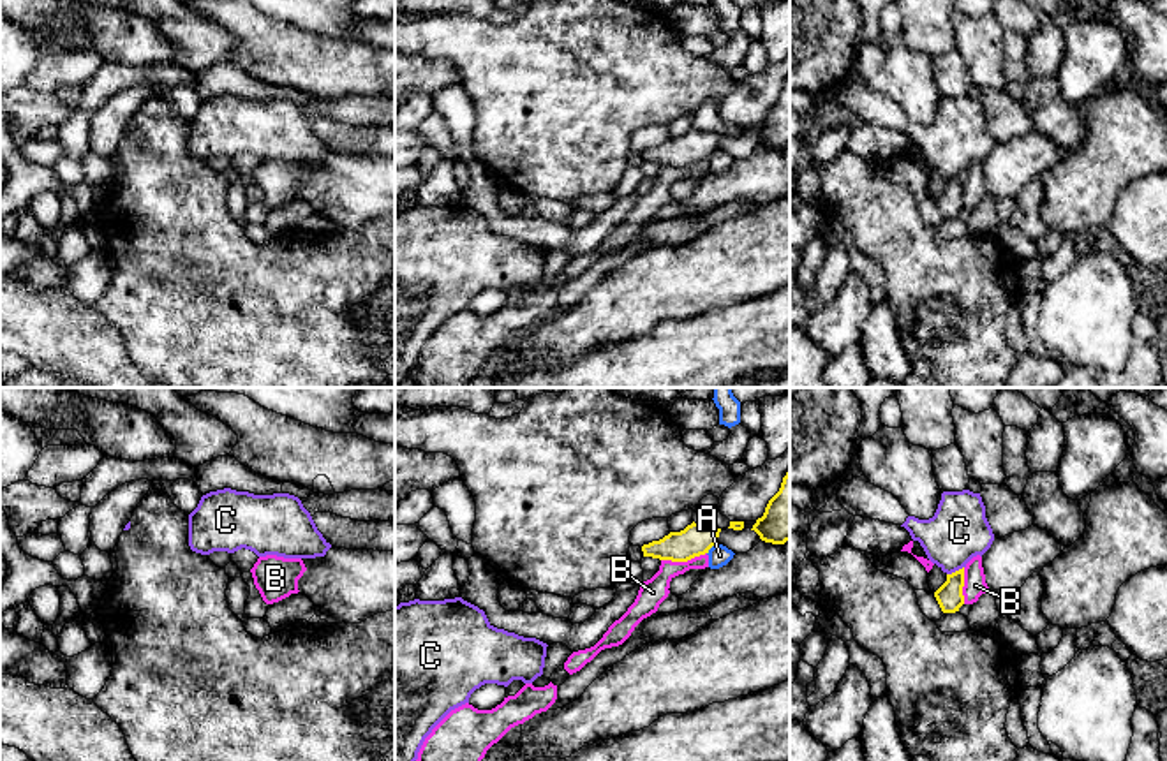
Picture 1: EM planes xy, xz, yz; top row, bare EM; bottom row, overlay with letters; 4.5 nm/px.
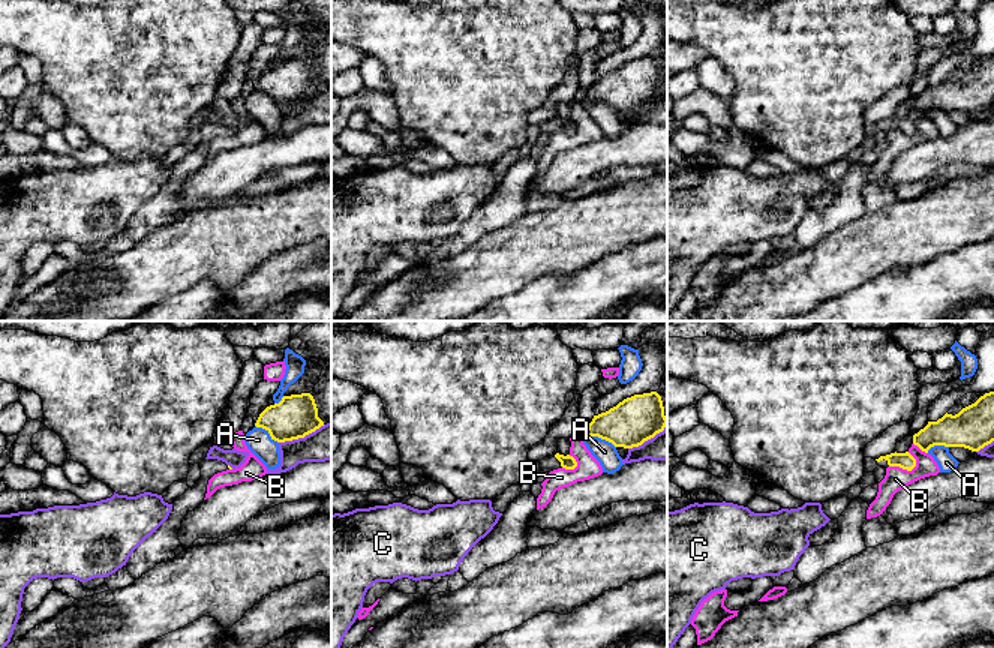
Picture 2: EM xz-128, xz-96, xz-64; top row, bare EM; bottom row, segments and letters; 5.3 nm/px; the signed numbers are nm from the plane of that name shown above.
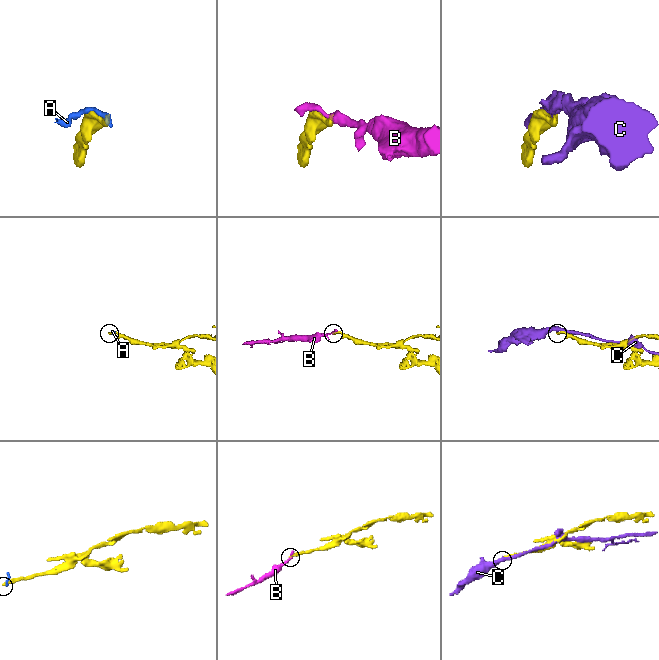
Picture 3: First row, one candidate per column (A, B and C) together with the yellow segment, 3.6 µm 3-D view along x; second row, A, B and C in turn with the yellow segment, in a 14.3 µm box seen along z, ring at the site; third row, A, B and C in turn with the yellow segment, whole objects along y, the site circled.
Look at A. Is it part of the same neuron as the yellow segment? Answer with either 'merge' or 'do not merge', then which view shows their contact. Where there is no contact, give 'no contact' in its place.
do not merge | xz

